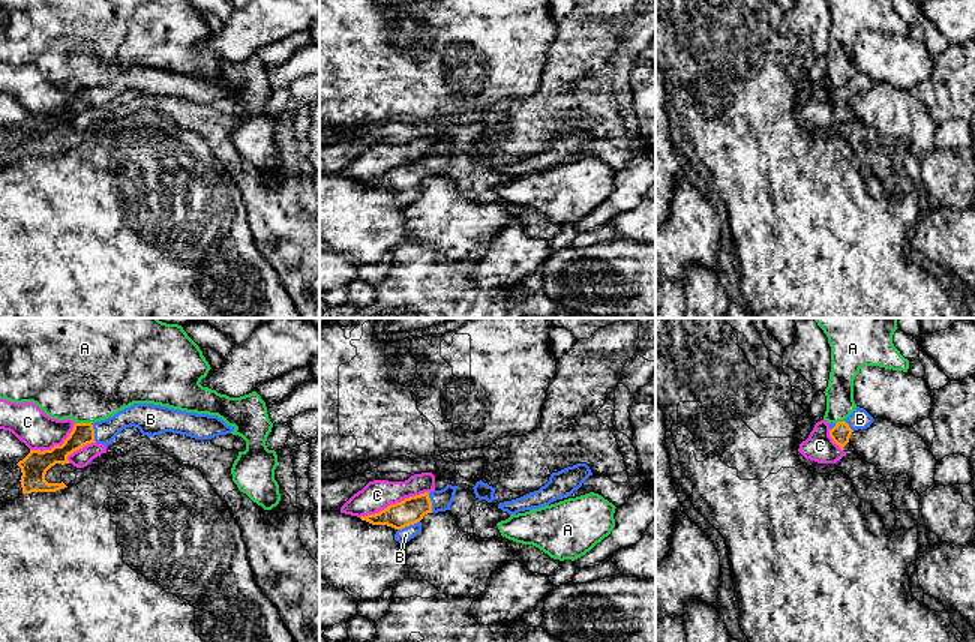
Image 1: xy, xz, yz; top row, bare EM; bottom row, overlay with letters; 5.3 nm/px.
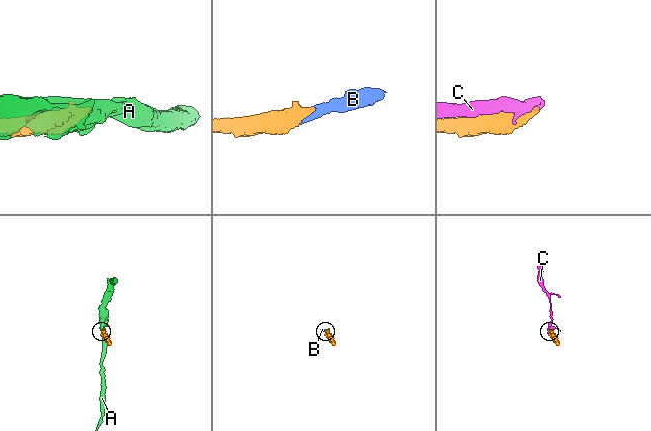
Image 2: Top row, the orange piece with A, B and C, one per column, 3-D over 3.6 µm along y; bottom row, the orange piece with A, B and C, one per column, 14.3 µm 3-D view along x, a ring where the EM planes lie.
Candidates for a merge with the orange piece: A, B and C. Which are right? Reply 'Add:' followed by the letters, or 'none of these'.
Add: B

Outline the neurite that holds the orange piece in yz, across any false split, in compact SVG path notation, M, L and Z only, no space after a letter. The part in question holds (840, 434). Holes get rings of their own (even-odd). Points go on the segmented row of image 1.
M856 406L844 422L830 423L830 436L843 450L854 430L866 429L872 423L873 417L864 408Z

